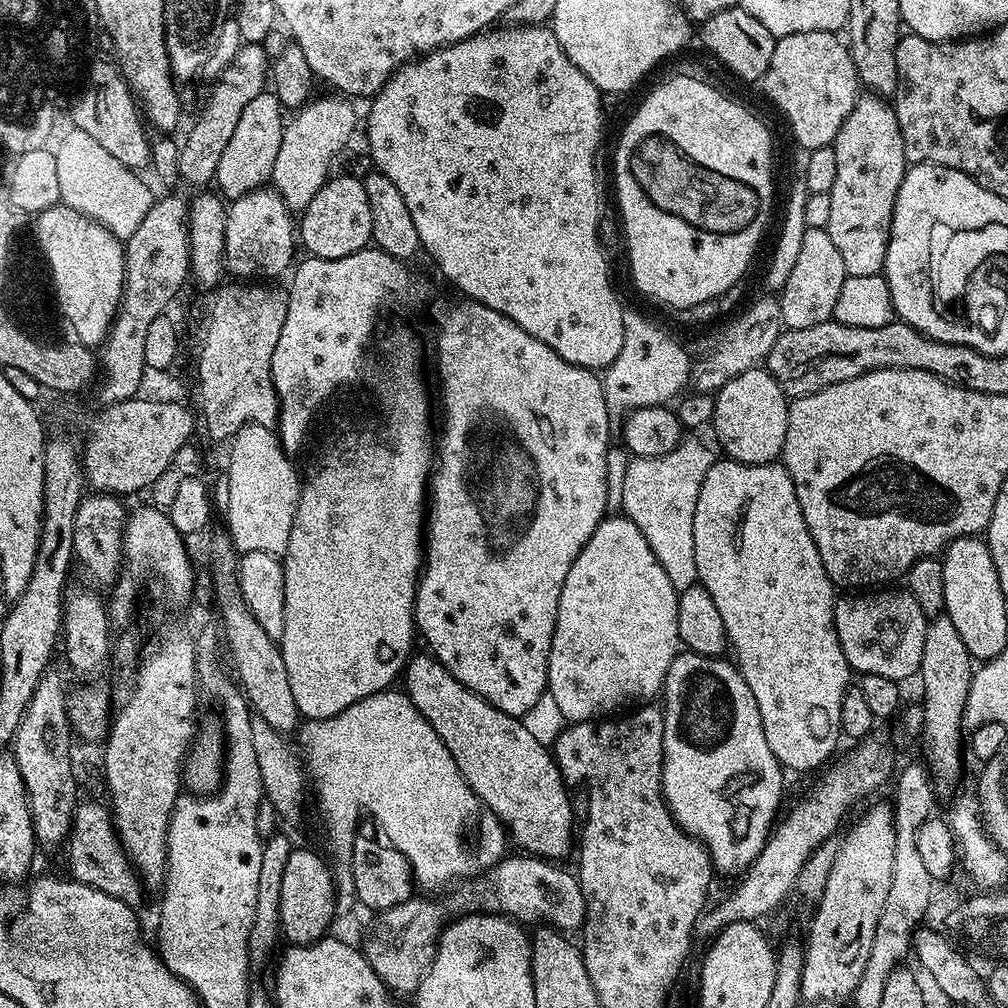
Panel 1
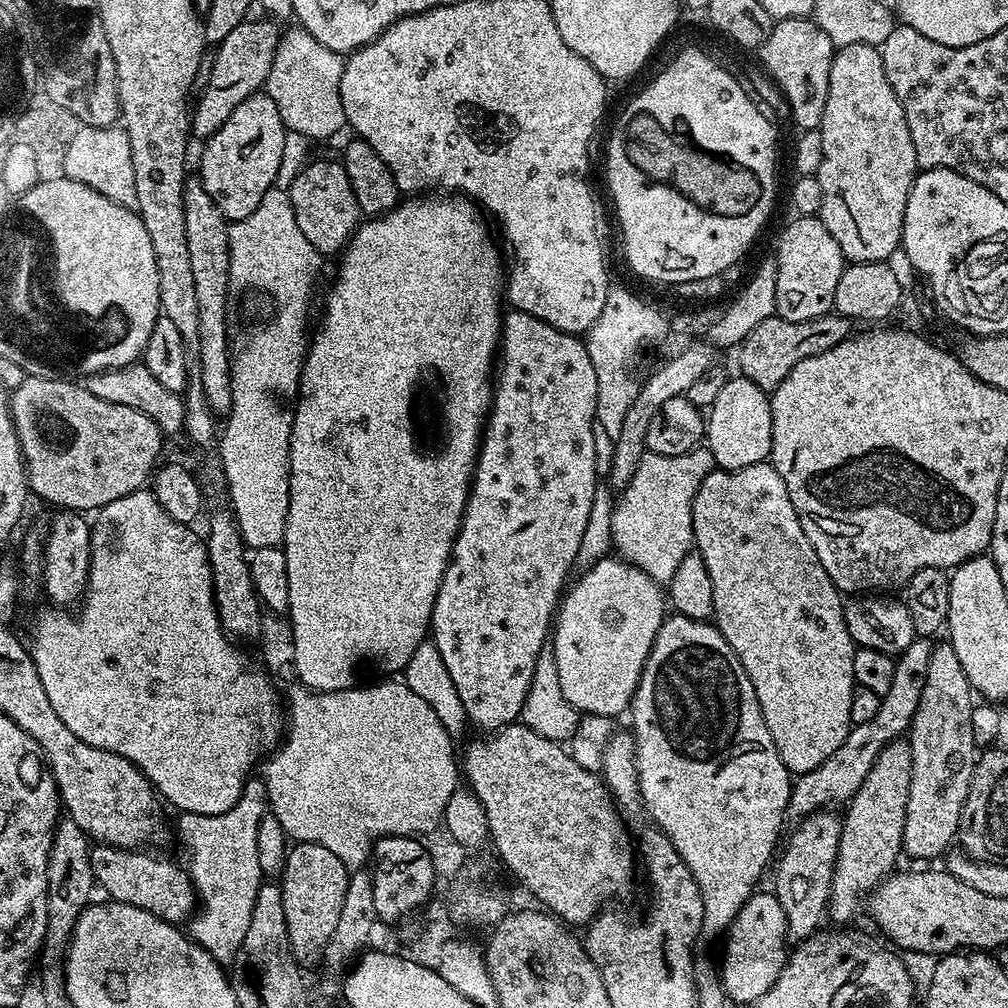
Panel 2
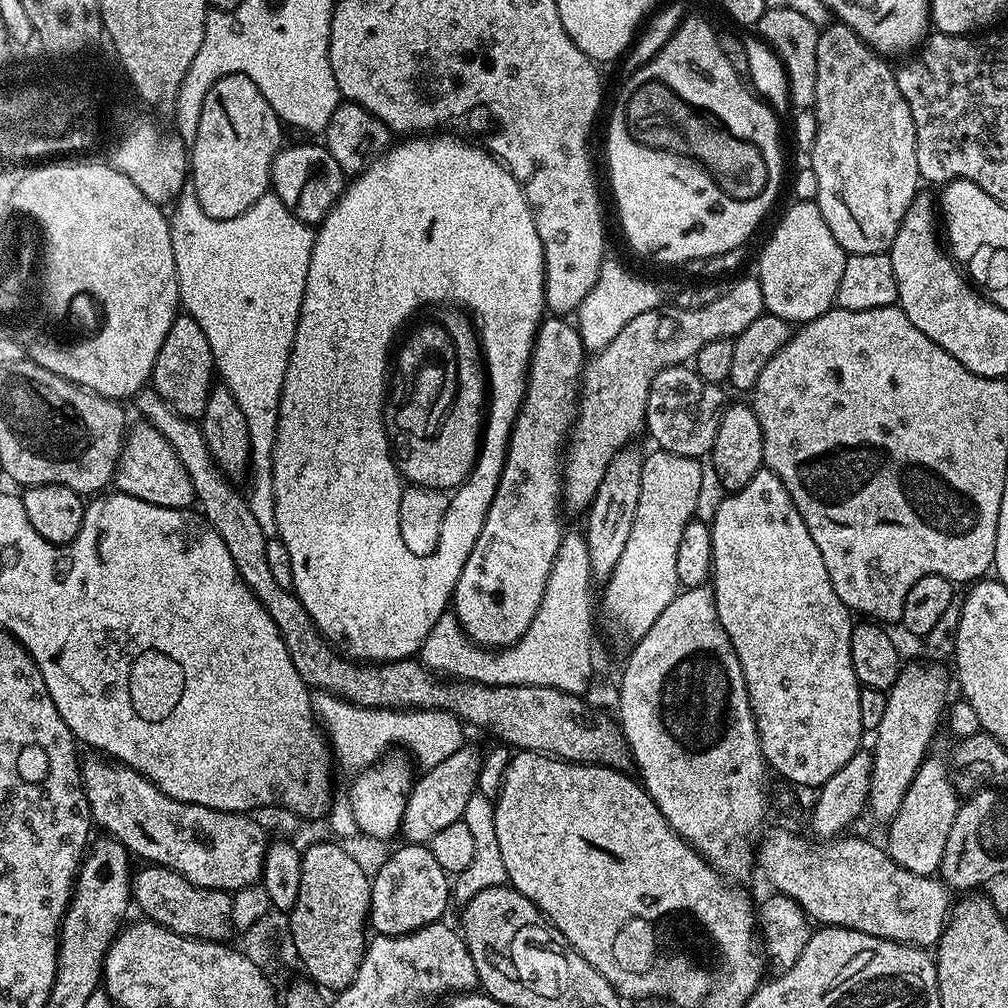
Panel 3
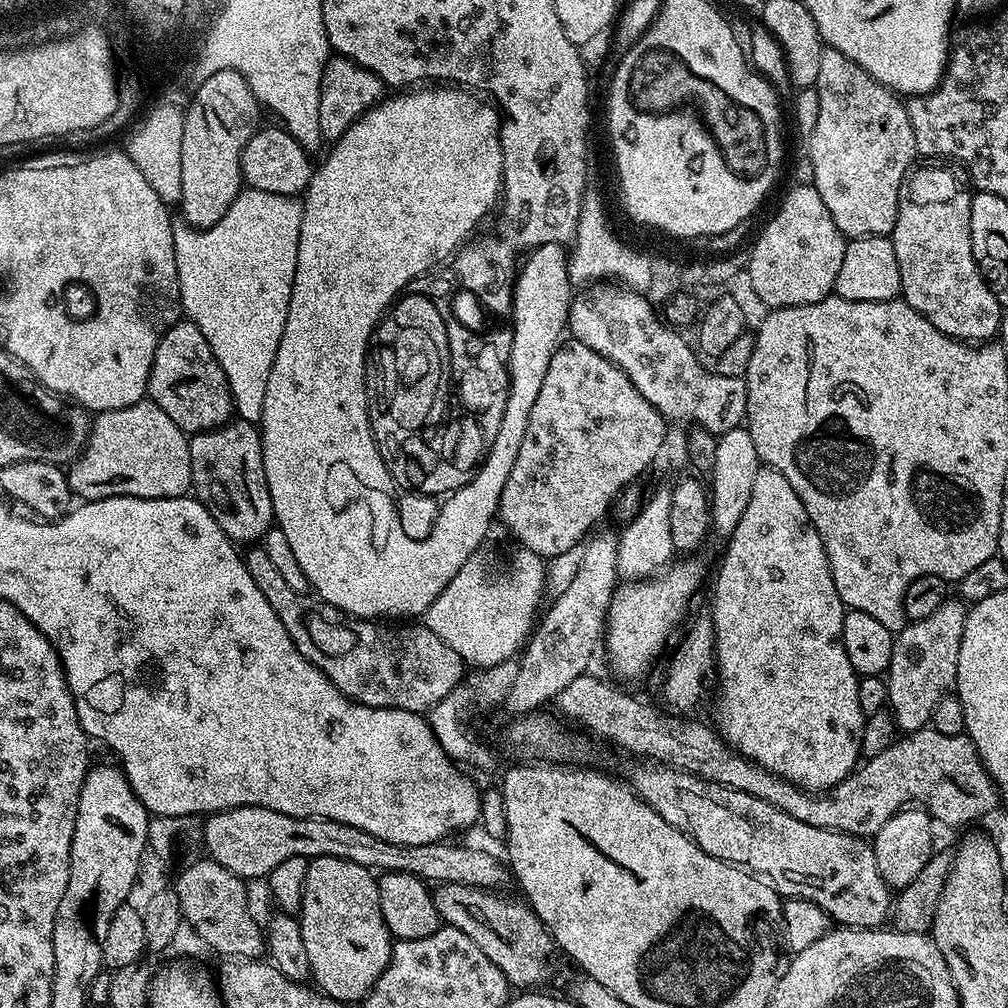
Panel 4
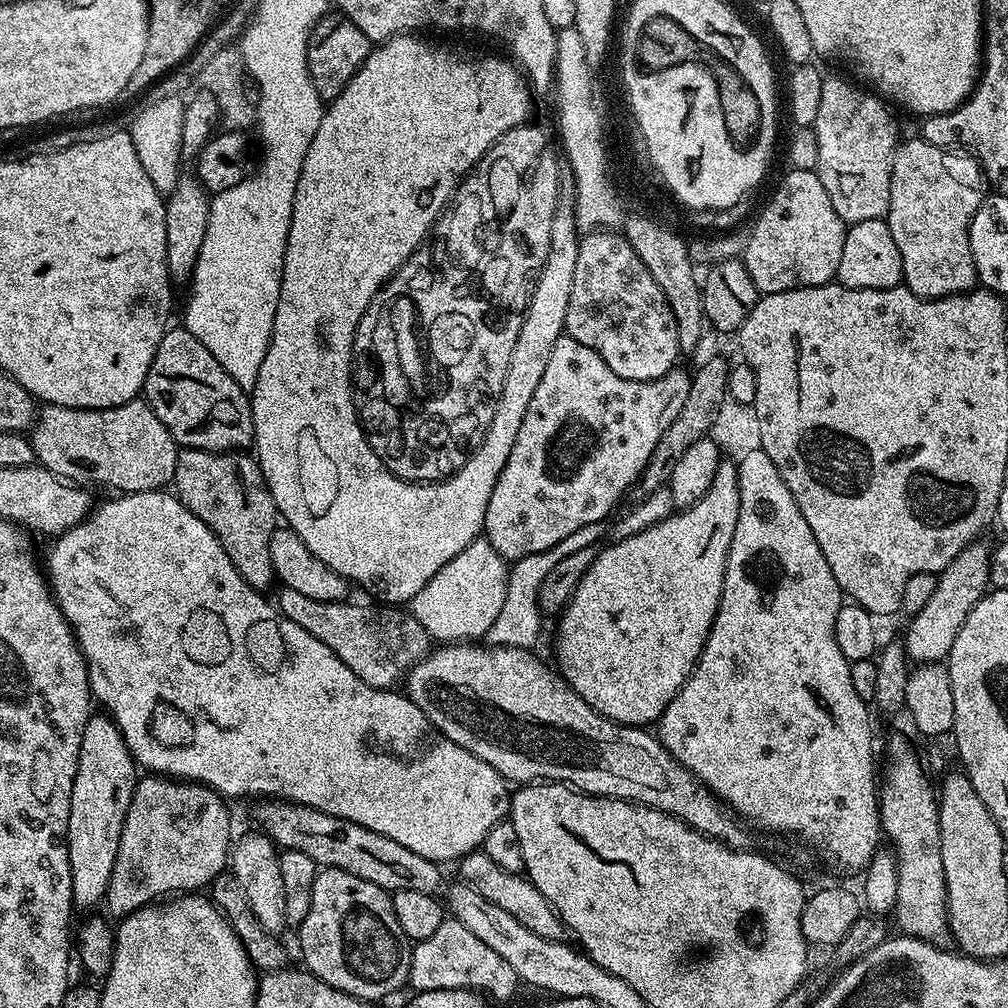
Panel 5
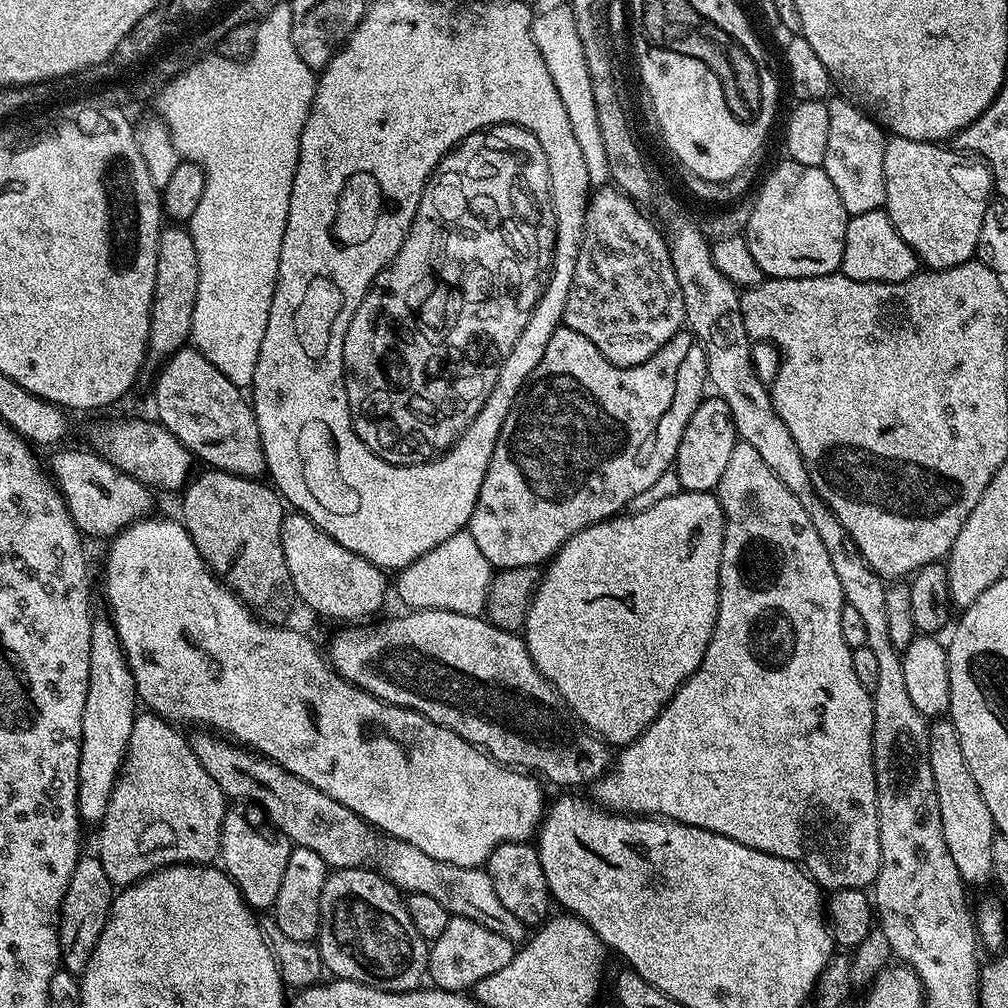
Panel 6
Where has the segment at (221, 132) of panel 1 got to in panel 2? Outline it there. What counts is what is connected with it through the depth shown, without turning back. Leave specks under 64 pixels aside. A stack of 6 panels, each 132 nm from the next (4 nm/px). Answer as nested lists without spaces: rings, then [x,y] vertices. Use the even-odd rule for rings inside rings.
[[[260,18],[257,24],[250,23],[243,22],[236,26],[215,49],[216,58],[208,72],[204,96],[194,100],[190,112],[190,132],[195,139],[197,136],[197,141],[203,142],[213,136],[222,122],[226,122],[226,118],[230,118],[230,114],[234,114],[234,110],[246,102],[246,98],[257,95],[267,85],[270,66],[280,45],[282,28],[271,18]]]

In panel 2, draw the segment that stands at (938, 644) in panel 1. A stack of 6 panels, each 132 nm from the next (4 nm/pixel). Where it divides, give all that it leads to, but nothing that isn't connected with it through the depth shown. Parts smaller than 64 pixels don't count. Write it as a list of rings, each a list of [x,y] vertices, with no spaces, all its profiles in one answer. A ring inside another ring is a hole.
[[[946,640],[935,643],[926,670],[926,683],[908,731],[912,777],[904,823],[902,852],[905,857],[913,856],[916,860],[943,857],[957,839],[960,815],[978,759],[970,721],[975,705],[971,684],[952,644]]]

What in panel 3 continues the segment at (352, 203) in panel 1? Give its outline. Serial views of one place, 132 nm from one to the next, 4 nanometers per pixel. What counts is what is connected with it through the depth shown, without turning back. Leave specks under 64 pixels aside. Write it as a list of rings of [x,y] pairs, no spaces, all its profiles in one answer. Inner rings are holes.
[[[323,143],[292,144],[281,147],[272,163],[271,187],[277,196],[305,226],[319,226],[327,218],[346,187],[344,172],[334,162],[334,154]]]

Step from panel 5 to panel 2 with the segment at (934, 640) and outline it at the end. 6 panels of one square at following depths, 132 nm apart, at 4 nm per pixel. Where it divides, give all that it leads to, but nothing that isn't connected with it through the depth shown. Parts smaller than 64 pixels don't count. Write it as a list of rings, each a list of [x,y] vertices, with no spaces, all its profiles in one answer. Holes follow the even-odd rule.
[[[904,738],[894,740],[884,747],[882,754],[878,754],[862,786],[847,801],[848,813],[842,816],[842,838],[826,913],[827,919],[836,923],[833,925],[851,925],[848,923],[862,912],[862,905],[880,885],[880,881],[897,867],[896,859],[901,859],[904,846],[906,802],[910,794],[911,777],[909,741]]]

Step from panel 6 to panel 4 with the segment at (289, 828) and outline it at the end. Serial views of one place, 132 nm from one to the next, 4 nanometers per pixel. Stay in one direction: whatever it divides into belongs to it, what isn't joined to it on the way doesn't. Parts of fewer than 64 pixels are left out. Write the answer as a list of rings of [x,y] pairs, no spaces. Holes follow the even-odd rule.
[[[441,884],[433,891],[432,897],[436,903],[436,908],[440,912],[441,921],[449,928],[462,930],[466,938],[471,938],[474,946],[506,974],[509,985],[515,986],[520,990],[532,990],[537,986],[544,986],[548,980],[548,959],[554,953],[554,941],[544,923],[536,917],[536,912],[523,899],[515,900],[512,896],[500,896],[499,891],[487,888],[475,888],[465,884]]]

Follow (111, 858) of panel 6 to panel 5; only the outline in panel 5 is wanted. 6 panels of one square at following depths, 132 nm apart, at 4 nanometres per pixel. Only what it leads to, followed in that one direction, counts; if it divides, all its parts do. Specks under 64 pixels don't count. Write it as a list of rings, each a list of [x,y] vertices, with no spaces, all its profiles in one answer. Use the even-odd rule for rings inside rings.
[[[150,774],[139,779],[132,805],[123,823],[118,853],[111,874],[105,906],[123,918],[140,908],[171,894],[196,892],[209,887],[223,875],[230,860],[230,816],[225,799],[219,793],[196,782],[178,782]]]

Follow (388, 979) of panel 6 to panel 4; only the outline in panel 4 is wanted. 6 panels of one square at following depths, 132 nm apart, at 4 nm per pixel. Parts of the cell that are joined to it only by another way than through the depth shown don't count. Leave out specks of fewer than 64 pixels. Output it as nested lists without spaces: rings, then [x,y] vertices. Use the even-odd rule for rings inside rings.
[[[313,856],[308,861],[306,886],[298,913],[300,933],[306,945],[306,958],[310,958],[311,979],[316,980],[315,987],[331,1000],[363,1001],[392,957],[394,938],[382,918],[382,906],[378,906],[376,881],[377,877],[369,869],[358,866],[358,862],[329,856]]]

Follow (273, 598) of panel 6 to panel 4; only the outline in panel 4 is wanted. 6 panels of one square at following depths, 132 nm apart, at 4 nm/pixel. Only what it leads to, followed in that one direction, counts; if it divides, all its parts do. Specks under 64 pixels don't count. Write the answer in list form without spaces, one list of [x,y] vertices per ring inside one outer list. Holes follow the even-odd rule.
[[[233,418],[220,428],[195,433],[189,439],[191,491],[210,510],[214,522],[233,542],[244,546],[263,541],[273,527],[272,499],[262,462],[259,427],[251,420]]]

